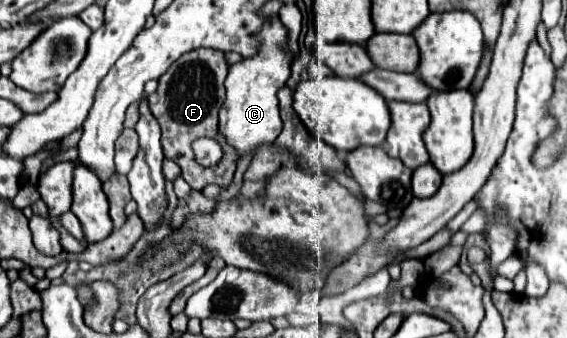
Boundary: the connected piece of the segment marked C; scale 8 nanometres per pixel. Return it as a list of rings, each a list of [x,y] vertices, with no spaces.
[[[265,18],[257,40],[261,48],[257,48],[251,58],[243,58],[229,68],[225,80],[227,98],[219,114],[219,130],[225,134],[227,142],[239,150],[239,154],[255,152],[257,144],[273,142],[279,136],[281,116],[277,90],[291,74],[291,52],[287,50],[289,30],[283,26],[283,22],[279,18]]]

